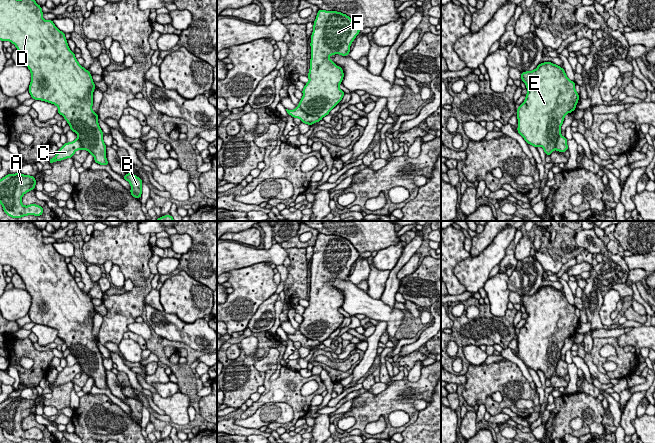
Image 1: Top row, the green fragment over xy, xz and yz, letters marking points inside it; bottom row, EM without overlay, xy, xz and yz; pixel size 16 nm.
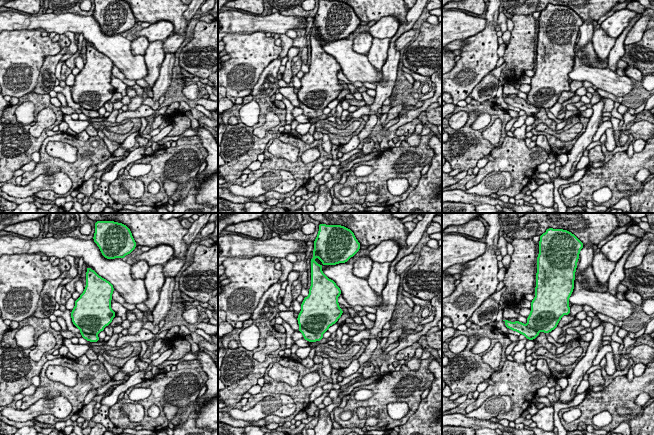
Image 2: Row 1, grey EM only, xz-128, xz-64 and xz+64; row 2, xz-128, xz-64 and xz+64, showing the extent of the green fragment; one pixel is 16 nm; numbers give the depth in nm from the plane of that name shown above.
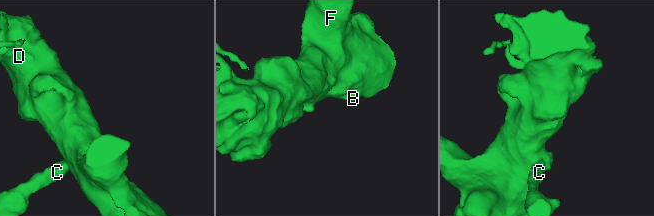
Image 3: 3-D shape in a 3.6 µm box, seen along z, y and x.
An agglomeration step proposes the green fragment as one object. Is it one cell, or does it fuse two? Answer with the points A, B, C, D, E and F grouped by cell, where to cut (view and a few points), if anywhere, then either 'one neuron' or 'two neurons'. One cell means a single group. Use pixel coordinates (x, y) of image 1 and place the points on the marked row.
A C / B D E F; cut in xz along (298, 106), (308, 114), (318, 116), (321, 119); two neurons

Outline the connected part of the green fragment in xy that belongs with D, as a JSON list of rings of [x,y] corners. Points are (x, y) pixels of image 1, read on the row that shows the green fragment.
[[[0,0],[0,40],[10,41],[22,54],[26,65],[31,72],[29,93],[35,100],[45,101],[58,107],[57,113],[62,115],[70,125],[70,130],[78,135],[82,149],[85,149],[94,156],[94,161],[100,165],[109,165],[106,158],[106,145],[103,141],[103,132],[98,124],[98,113],[94,113],[93,91],[95,83],[91,73],[81,66],[76,57],[68,47],[65,33],[60,31],[53,23],[53,20],[44,20],[40,5],[35,0]]]

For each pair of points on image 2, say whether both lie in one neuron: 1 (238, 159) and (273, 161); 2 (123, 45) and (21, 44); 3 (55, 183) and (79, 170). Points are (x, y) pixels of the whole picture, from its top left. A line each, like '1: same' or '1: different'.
1: different
2: different
3: different

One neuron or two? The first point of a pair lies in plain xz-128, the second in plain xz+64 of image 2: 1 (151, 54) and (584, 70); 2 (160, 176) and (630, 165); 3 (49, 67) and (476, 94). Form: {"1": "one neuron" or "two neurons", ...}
{"1": "two neurons", "2": "one neuron", "3": "one neuron"}

